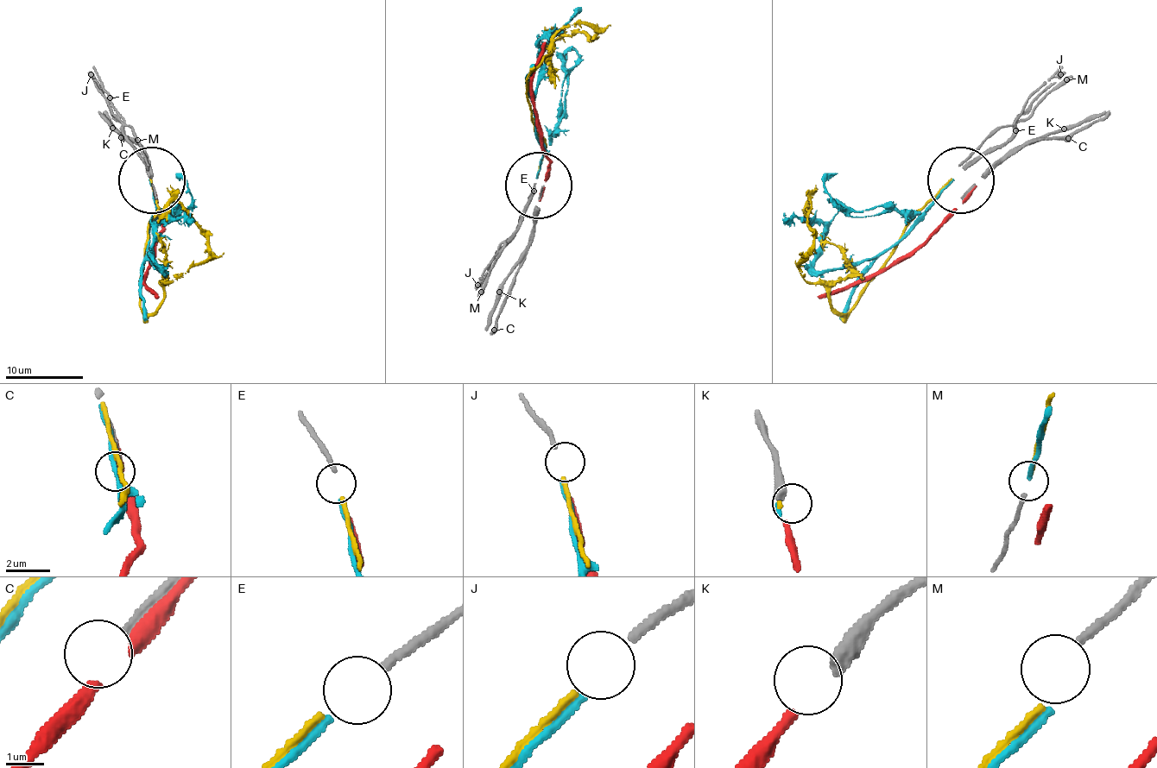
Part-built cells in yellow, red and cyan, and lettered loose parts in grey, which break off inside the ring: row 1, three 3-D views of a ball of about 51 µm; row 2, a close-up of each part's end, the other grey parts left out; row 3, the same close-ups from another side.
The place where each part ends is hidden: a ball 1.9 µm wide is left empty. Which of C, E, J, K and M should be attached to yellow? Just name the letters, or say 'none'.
J

